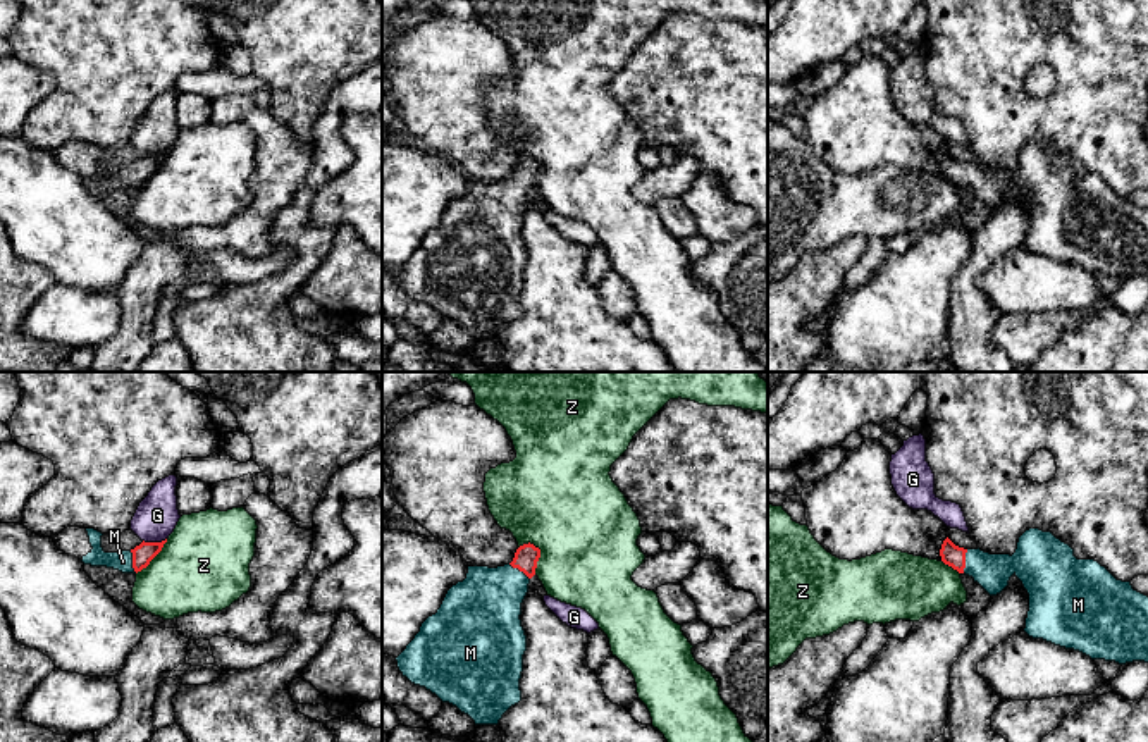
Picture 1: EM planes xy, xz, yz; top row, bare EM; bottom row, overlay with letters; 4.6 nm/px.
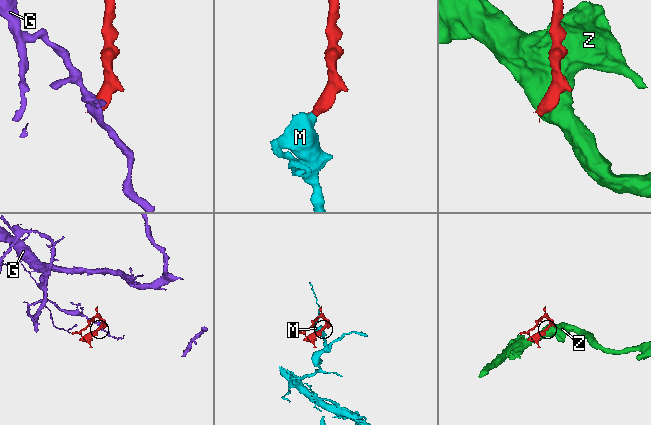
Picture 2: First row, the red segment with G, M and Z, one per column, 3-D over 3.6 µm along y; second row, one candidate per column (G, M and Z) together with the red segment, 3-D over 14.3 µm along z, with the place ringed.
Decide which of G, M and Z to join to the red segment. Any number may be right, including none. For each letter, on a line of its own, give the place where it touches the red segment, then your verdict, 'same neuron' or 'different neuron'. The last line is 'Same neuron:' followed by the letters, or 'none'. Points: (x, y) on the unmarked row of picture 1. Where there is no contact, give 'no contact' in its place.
G: meets red in xy at (154, 157); different neuron
M: meets red in yz at (964, 176); same neuron
Z: meets red in xz at (539, 171); different neuron
Same neuron: M

